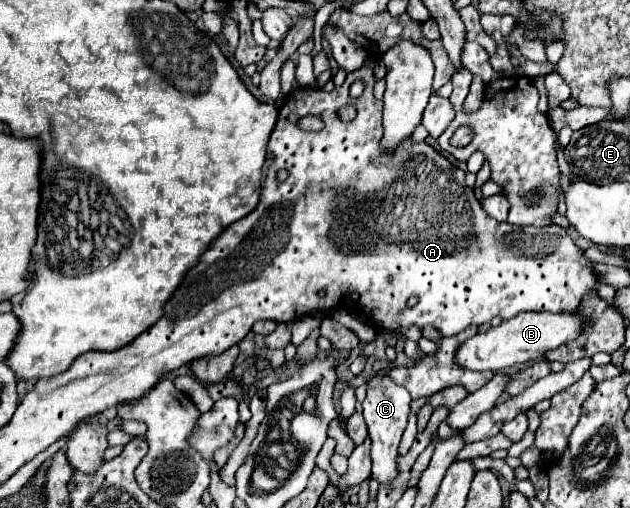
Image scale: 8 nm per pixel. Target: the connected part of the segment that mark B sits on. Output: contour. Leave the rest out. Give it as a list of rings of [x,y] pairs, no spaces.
[[[519,313],[507,321],[503,321],[499,327],[491,327],[487,333],[475,335],[463,343],[457,351],[457,363],[467,369],[475,371],[503,371],[521,363],[543,359],[547,351],[557,349],[559,345],[565,345],[573,339],[577,339],[583,329],[587,327],[587,321],[579,317],[577,313],[571,315],[543,315],[543,313]]]

